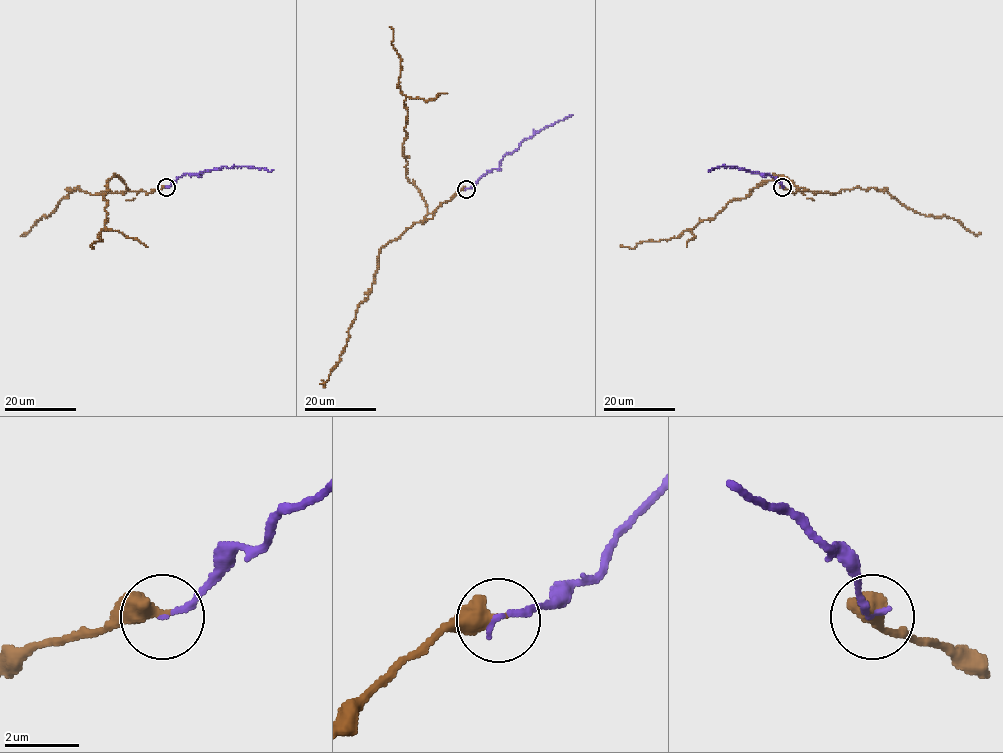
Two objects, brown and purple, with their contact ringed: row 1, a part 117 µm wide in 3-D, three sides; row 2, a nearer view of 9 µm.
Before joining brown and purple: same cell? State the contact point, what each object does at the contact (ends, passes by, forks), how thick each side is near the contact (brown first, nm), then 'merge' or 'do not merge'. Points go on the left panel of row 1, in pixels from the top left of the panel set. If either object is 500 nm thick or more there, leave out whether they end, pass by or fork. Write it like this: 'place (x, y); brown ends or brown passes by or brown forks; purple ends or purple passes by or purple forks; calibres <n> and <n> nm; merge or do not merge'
place (166, 187); calibres 500 and 180 nm; merge

